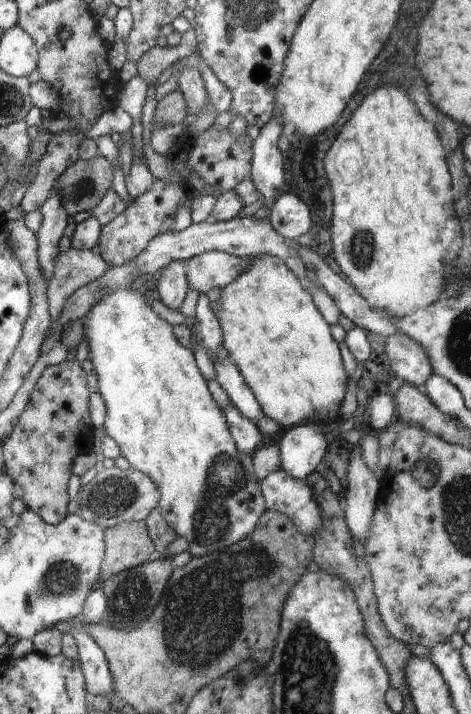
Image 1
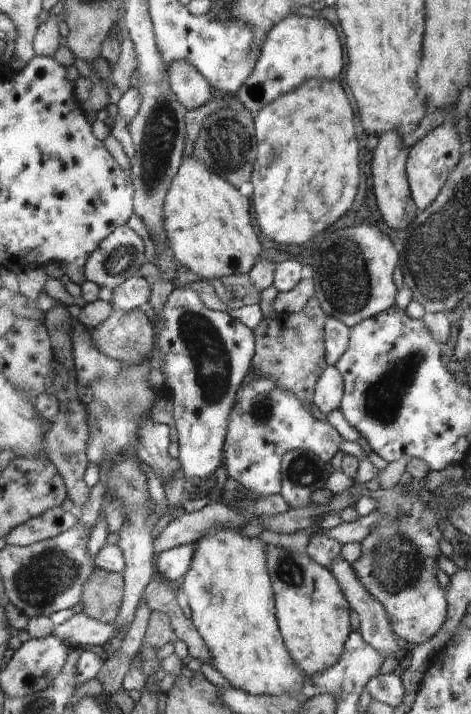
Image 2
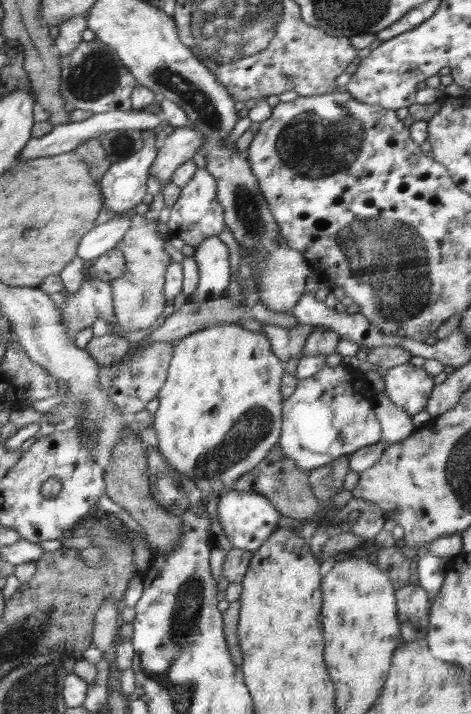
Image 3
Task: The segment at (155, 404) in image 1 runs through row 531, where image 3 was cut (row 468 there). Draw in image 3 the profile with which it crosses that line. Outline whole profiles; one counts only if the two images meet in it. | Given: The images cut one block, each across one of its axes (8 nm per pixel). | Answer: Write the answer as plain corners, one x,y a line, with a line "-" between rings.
220,322
178,340
168,376
153,420
161,455
170,468
186,474
206,494
220,496
231,492
234,484
264,460
281,438
280,378
284,376
284,361
272,354
264,332
250,331
234,322

